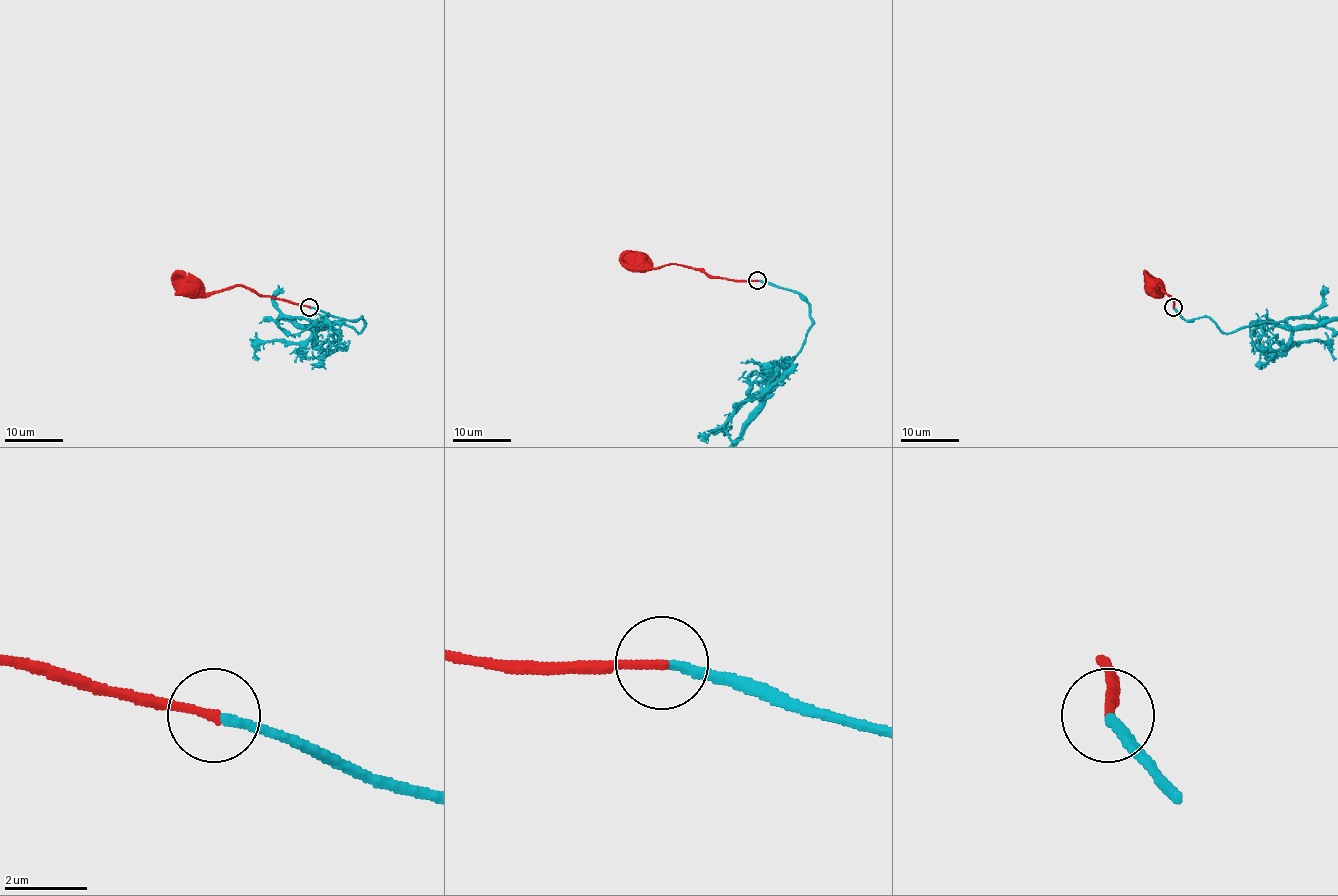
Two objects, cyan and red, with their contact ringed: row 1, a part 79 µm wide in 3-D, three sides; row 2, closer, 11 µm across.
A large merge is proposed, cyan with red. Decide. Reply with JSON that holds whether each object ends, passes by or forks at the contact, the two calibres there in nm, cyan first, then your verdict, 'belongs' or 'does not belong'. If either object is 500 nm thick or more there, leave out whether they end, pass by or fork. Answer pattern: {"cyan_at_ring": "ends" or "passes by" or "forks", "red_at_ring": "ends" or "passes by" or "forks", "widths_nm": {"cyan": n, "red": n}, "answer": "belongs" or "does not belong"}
{"cyan_at_ring": "ends", "red_at_ring": "ends", "widths_nm": {"cyan": 220, "red": 220}, "answer": "belongs"}

